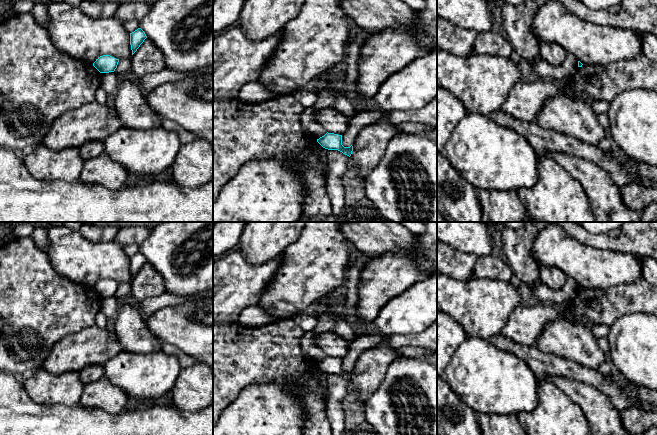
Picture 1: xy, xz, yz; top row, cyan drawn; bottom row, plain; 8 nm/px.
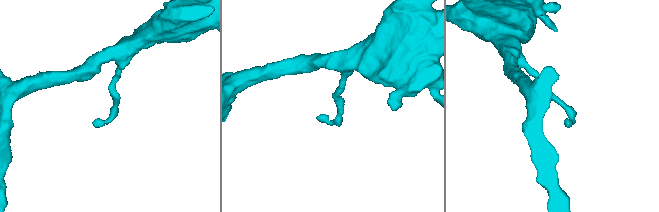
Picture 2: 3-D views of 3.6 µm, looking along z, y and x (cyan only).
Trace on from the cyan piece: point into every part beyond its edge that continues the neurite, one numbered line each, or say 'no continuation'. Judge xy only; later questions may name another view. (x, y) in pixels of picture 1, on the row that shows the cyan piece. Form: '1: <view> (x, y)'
no continuation

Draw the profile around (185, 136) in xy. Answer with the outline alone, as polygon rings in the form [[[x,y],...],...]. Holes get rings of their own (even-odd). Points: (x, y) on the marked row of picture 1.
[[[159,116],[159,119],[161,121],[161,125],[163,128],[169,131],[173,131],[179,136],[179,139],[182,145],[188,144],[197,138],[194,134],[185,130],[183,127],[181,127],[176,122],[165,119],[161,116]]]

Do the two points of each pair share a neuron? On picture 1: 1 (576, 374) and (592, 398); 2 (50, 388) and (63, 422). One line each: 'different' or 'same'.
1: different
2: different

